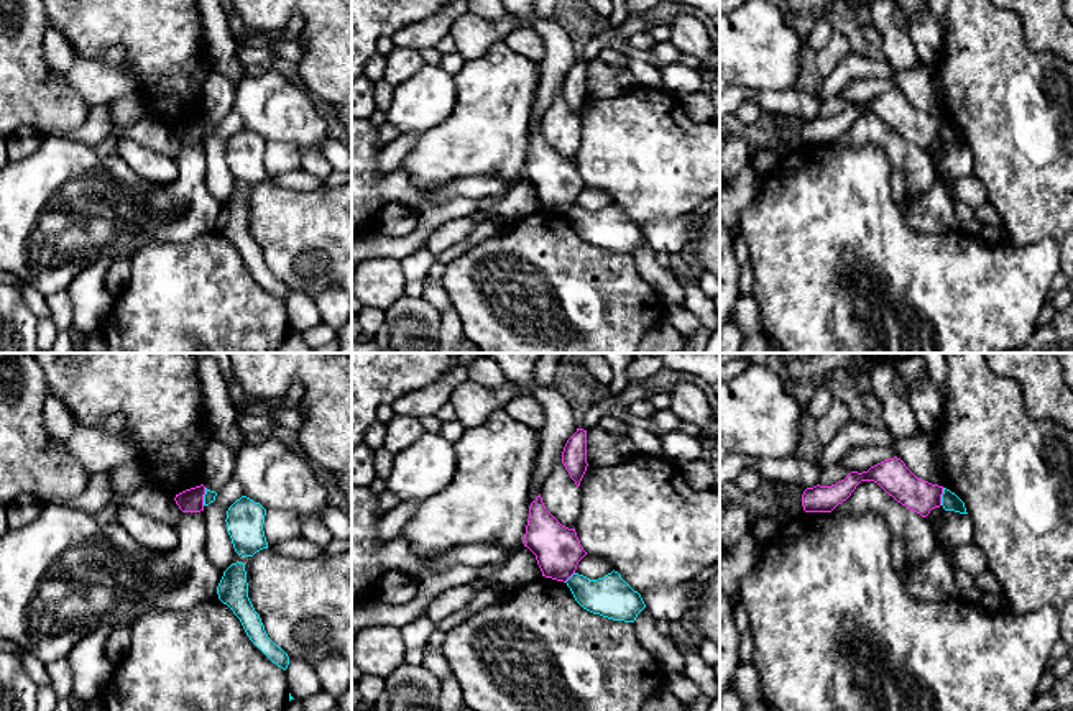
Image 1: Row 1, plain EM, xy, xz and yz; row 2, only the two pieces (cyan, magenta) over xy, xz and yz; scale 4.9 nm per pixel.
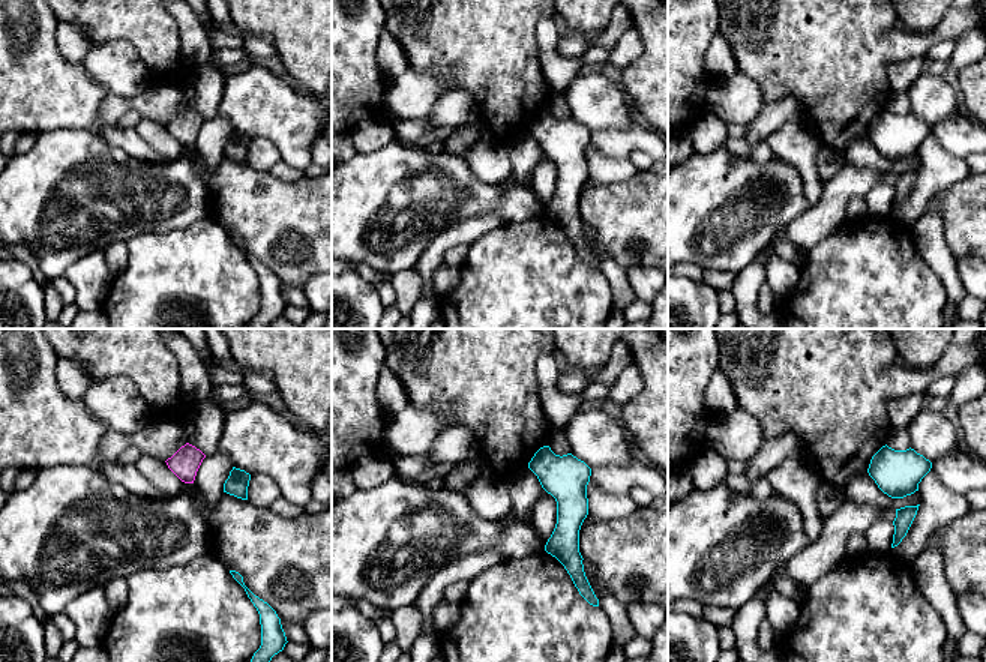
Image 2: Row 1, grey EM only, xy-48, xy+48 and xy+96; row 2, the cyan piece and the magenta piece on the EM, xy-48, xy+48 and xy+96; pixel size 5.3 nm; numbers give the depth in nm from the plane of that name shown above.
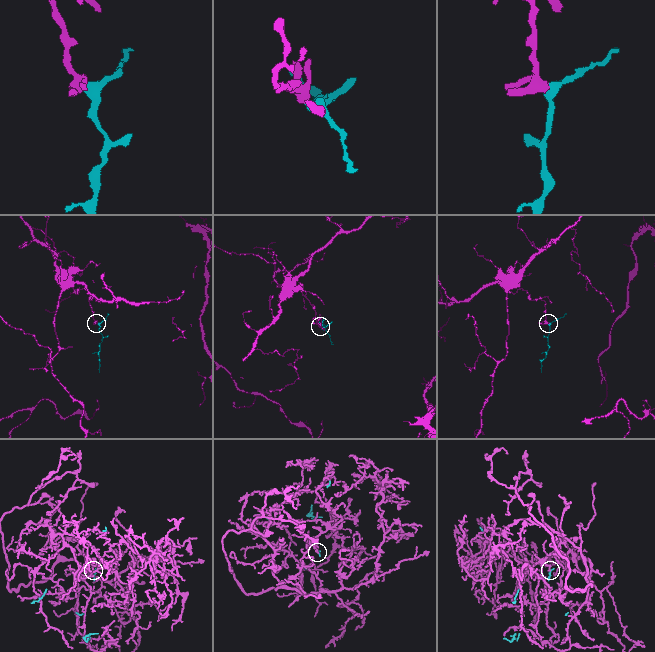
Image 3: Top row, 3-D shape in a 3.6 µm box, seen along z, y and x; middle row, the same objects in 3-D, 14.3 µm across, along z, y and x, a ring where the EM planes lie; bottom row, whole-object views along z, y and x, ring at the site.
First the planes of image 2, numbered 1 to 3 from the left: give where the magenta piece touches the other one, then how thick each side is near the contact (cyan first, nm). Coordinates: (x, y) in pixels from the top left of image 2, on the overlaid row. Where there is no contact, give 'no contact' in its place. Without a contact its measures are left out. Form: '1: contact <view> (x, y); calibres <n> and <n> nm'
1: no contact
2: no contact
3: no contact

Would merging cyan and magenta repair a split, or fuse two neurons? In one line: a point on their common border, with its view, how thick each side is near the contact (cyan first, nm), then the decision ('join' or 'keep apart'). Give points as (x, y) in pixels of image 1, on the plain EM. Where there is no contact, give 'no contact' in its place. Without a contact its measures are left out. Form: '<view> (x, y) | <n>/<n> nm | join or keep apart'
yz (942, 128) | 90/160 nm | keep apart

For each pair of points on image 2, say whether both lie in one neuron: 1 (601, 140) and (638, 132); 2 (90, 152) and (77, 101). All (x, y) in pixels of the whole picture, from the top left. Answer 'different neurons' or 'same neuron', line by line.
1: same neuron
2: different neurons

